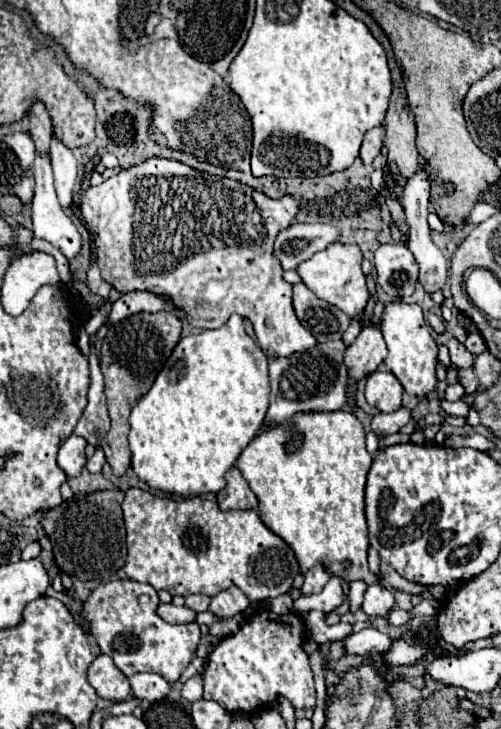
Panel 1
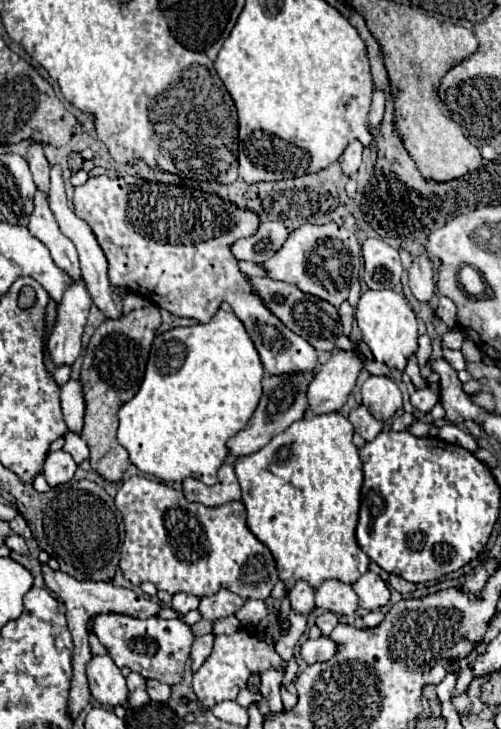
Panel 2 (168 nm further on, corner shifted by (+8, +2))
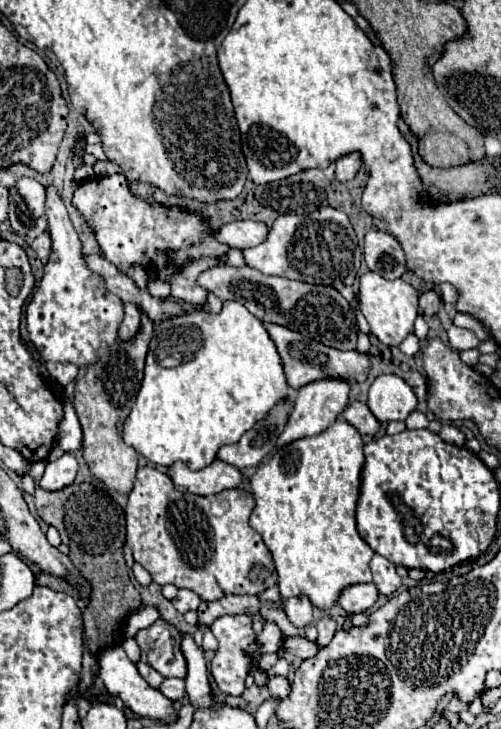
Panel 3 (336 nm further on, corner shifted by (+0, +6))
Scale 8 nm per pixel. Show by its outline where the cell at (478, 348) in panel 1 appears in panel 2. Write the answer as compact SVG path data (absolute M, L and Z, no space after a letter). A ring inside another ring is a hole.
M450 329L448 333L442 335L442 343L450 349L460 349L462 341L464 341L464 333L460 329Z

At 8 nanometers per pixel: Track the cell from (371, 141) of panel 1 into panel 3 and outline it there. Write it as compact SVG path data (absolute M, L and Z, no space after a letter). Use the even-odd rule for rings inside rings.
M350 153L350 155L344 155L336 161L336 179L340 183L346 183L346 181L352 181L358 173L362 165L362 159L360 159L360 153Z

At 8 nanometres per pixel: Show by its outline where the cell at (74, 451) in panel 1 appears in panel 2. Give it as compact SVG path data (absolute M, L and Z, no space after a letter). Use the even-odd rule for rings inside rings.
M62 449L50 453L46 459L46 465L44 465L44 477L52 487L70 481L74 477L74 471L76 471L76 463L74 463L72 455Z

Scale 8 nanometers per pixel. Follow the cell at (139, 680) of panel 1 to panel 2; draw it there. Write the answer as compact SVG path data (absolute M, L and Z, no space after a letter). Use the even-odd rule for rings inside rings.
M148 679L146 681L146 691L148 691L148 695L150 695L152 701L164 703L170 697L170 685L160 683L160 681L154 681L154 679Z

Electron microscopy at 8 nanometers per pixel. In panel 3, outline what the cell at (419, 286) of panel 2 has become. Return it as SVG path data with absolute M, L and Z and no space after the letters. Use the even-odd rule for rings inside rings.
M424 291L420 297L420 315L436 315L440 309L440 297L434 291Z

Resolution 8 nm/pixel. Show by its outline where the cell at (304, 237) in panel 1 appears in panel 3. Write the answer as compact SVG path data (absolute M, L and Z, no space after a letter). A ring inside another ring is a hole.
M232 221L214 229L214 239L236 249L254 247L262 243L266 235L268 235L268 227L256 221Z

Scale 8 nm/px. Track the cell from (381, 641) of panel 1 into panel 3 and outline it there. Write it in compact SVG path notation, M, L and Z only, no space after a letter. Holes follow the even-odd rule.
M284 637L284 649L290 651L290 653L294 653L300 659L314 657L320 651L320 647L316 643L310 643L304 637L300 637L300 639L296 639L296 637Z

